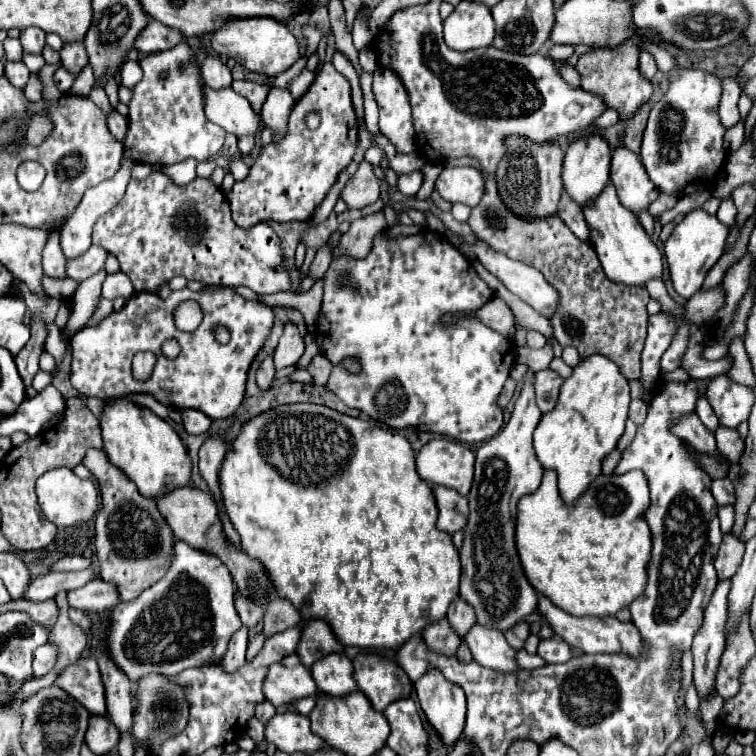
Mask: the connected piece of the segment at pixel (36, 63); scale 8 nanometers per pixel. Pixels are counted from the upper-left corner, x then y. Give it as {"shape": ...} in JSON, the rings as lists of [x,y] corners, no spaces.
{"shape":[[[23,53],[23,63],[29,67],[31,73],[41,71],[41,67],[45,65],[45,61],[43,61],[41,55],[29,55],[29,53]]]}

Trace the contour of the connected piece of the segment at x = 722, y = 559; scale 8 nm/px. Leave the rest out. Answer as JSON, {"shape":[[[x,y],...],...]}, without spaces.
{"shape":[[[733,535],[723,537],[719,555],[715,559],[715,569],[717,569],[719,579],[725,579],[725,577],[731,579],[731,575],[737,573],[737,567],[741,565],[741,559],[743,559],[743,547],[745,545],[733,539]]]}

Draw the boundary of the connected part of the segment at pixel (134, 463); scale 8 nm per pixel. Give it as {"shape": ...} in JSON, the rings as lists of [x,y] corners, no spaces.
{"shape":[[[115,399],[105,403],[99,423],[109,461],[137,485],[141,495],[157,499],[167,491],[191,485],[191,457],[167,421],[127,399]]]}

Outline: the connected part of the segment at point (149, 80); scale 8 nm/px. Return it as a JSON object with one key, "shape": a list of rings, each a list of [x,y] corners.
{"shape":[[[181,41],[169,51],[143,57],[139,65],[143,79],[131,89],[133,99],[129,103],[129,129],[123,141],[123,157],[147,165],[173,165],[189,157],[207,161],[213,157],[223,145],[225,131],[205,117],[203,91],[199,89],[201,73],[193,63],[191,47]]]}

